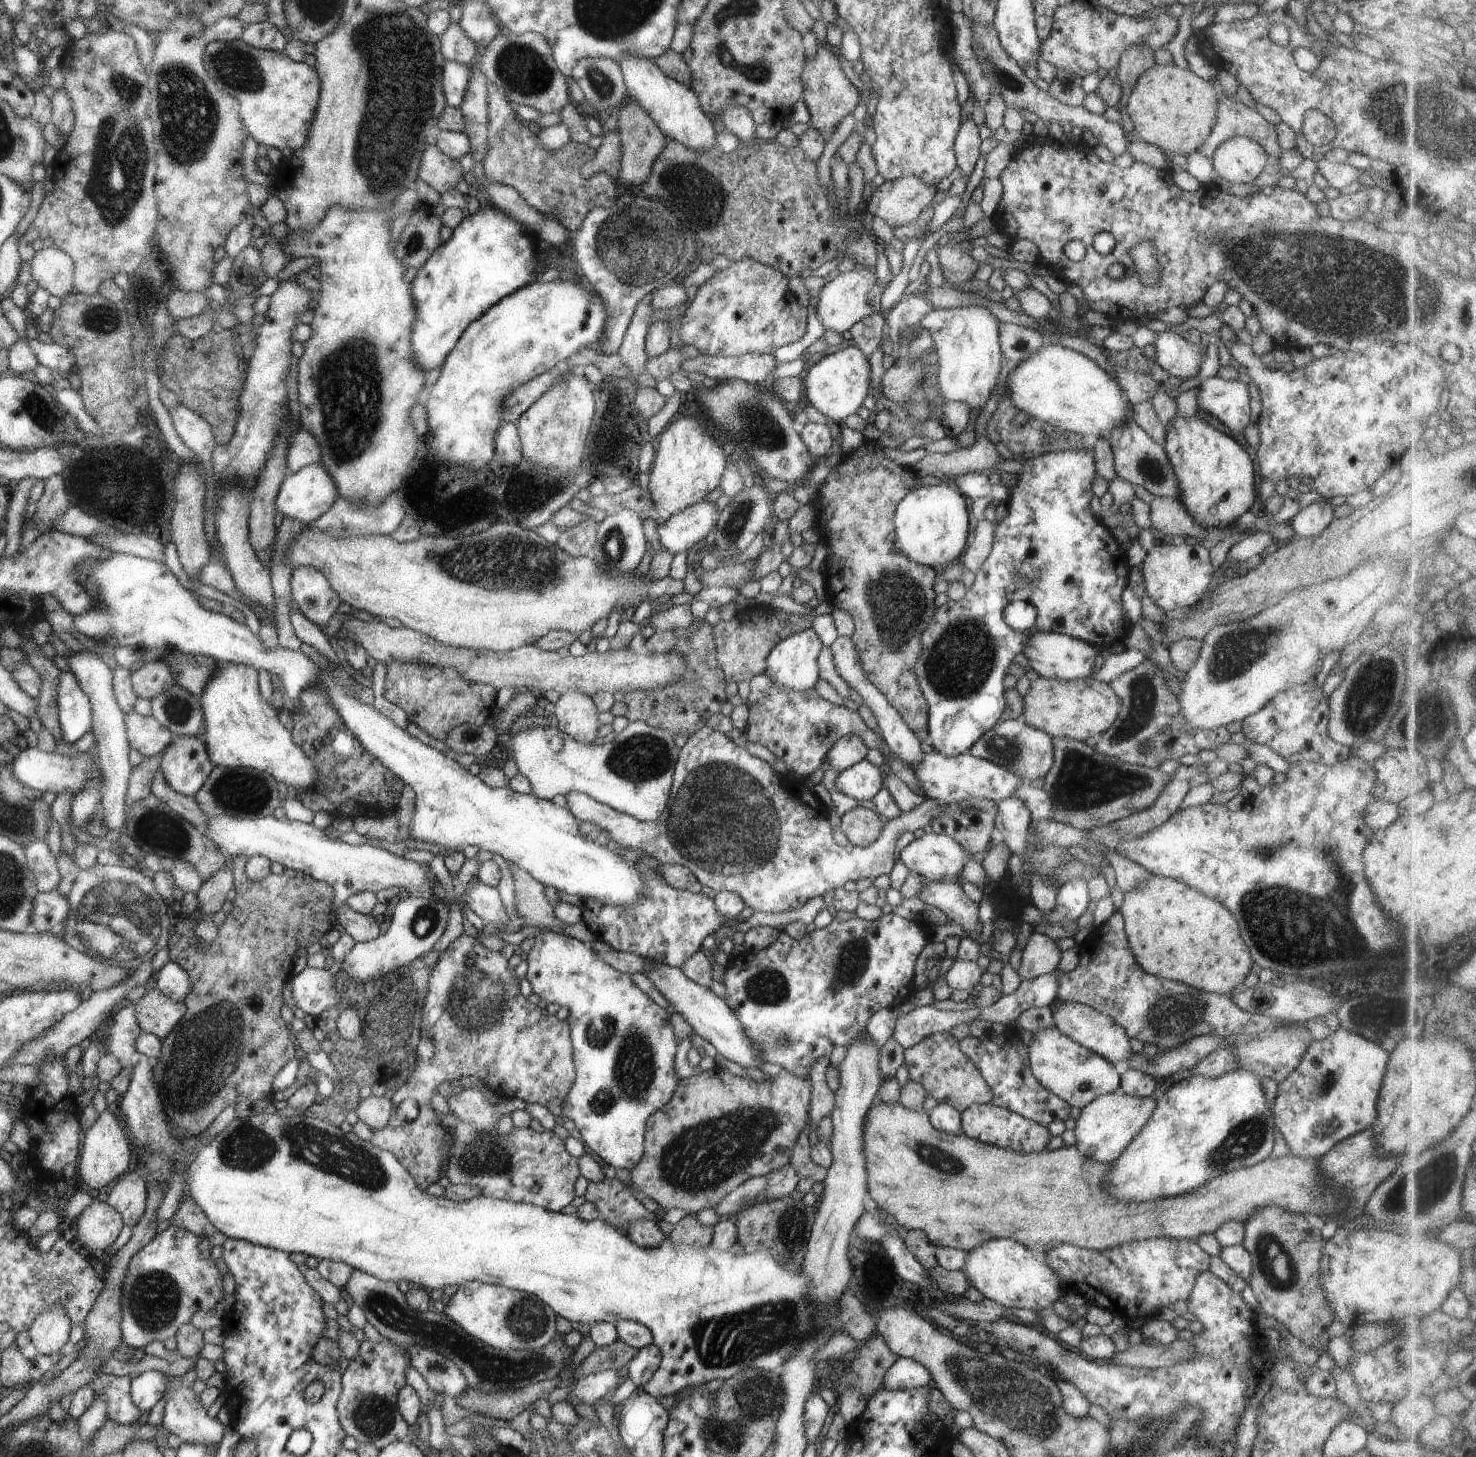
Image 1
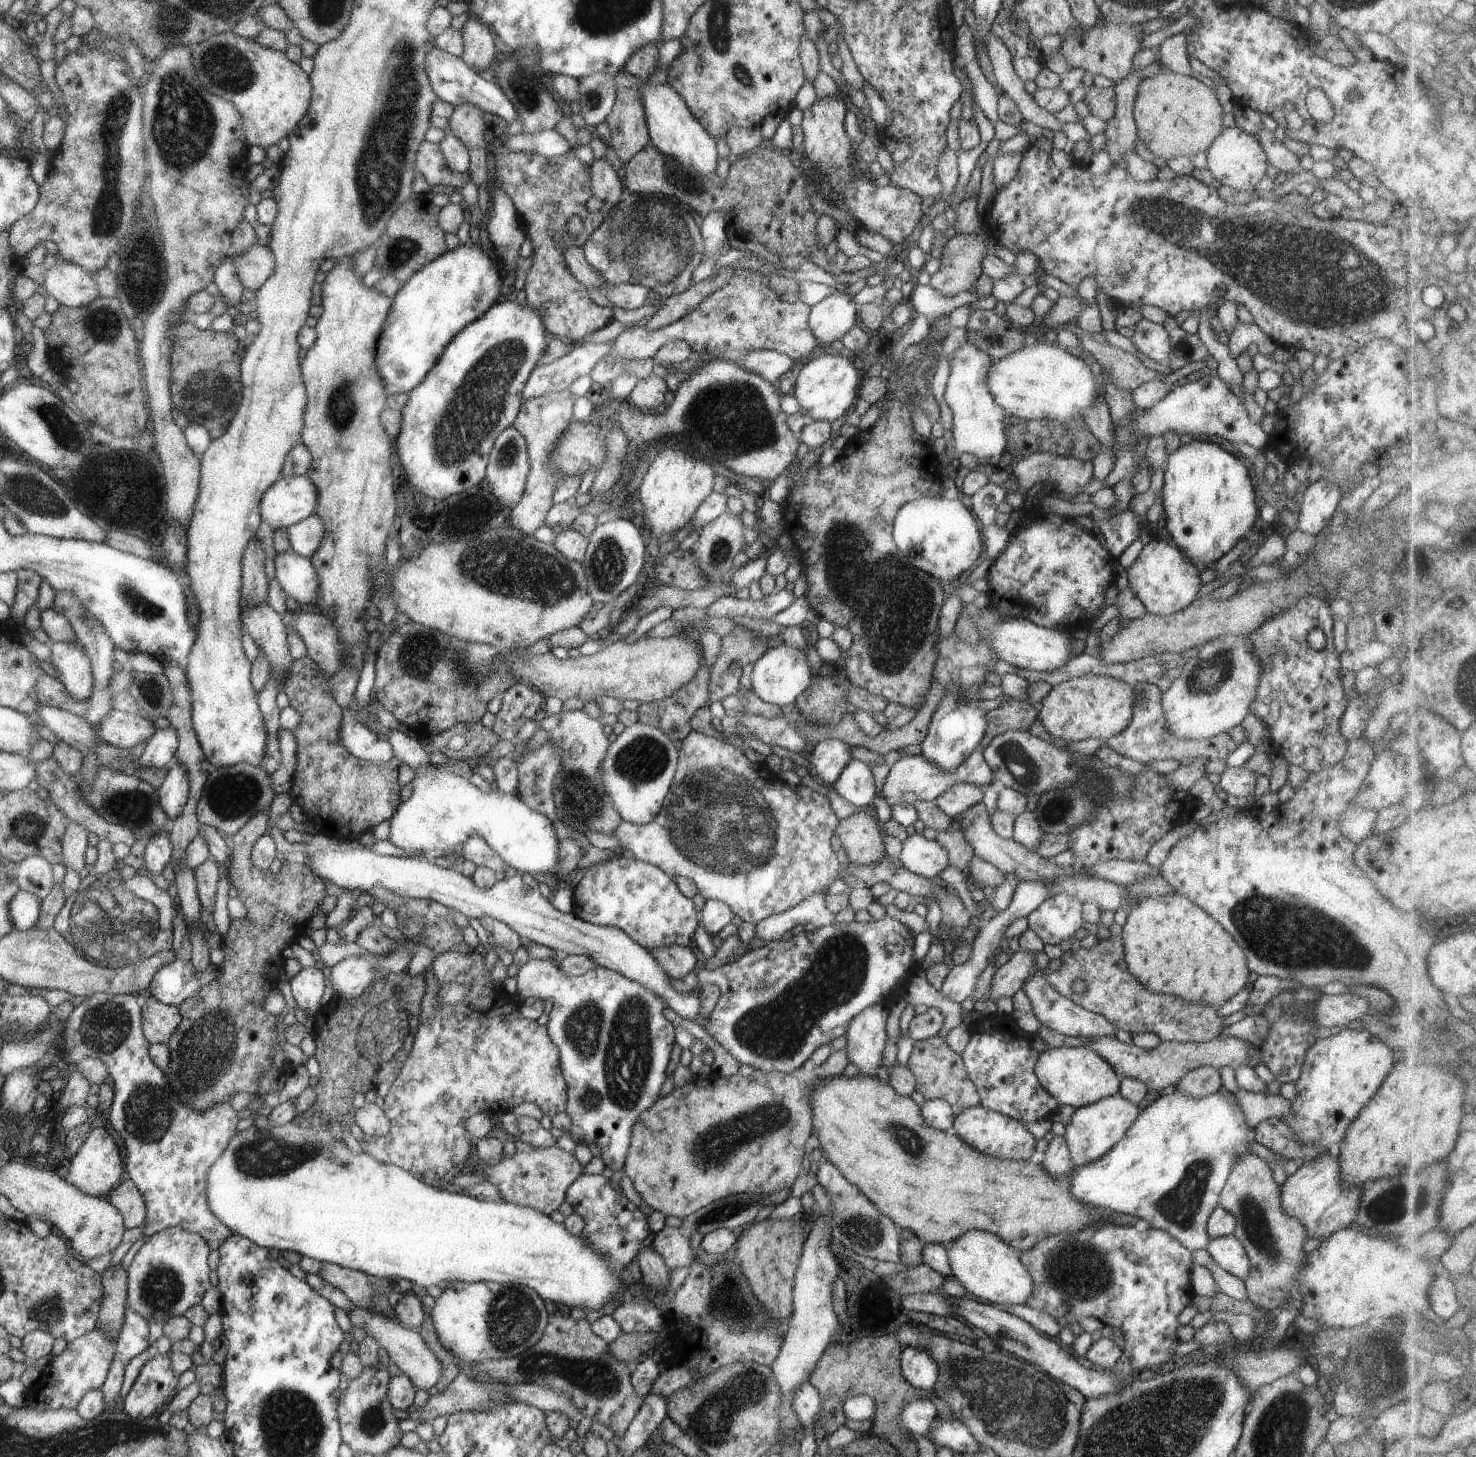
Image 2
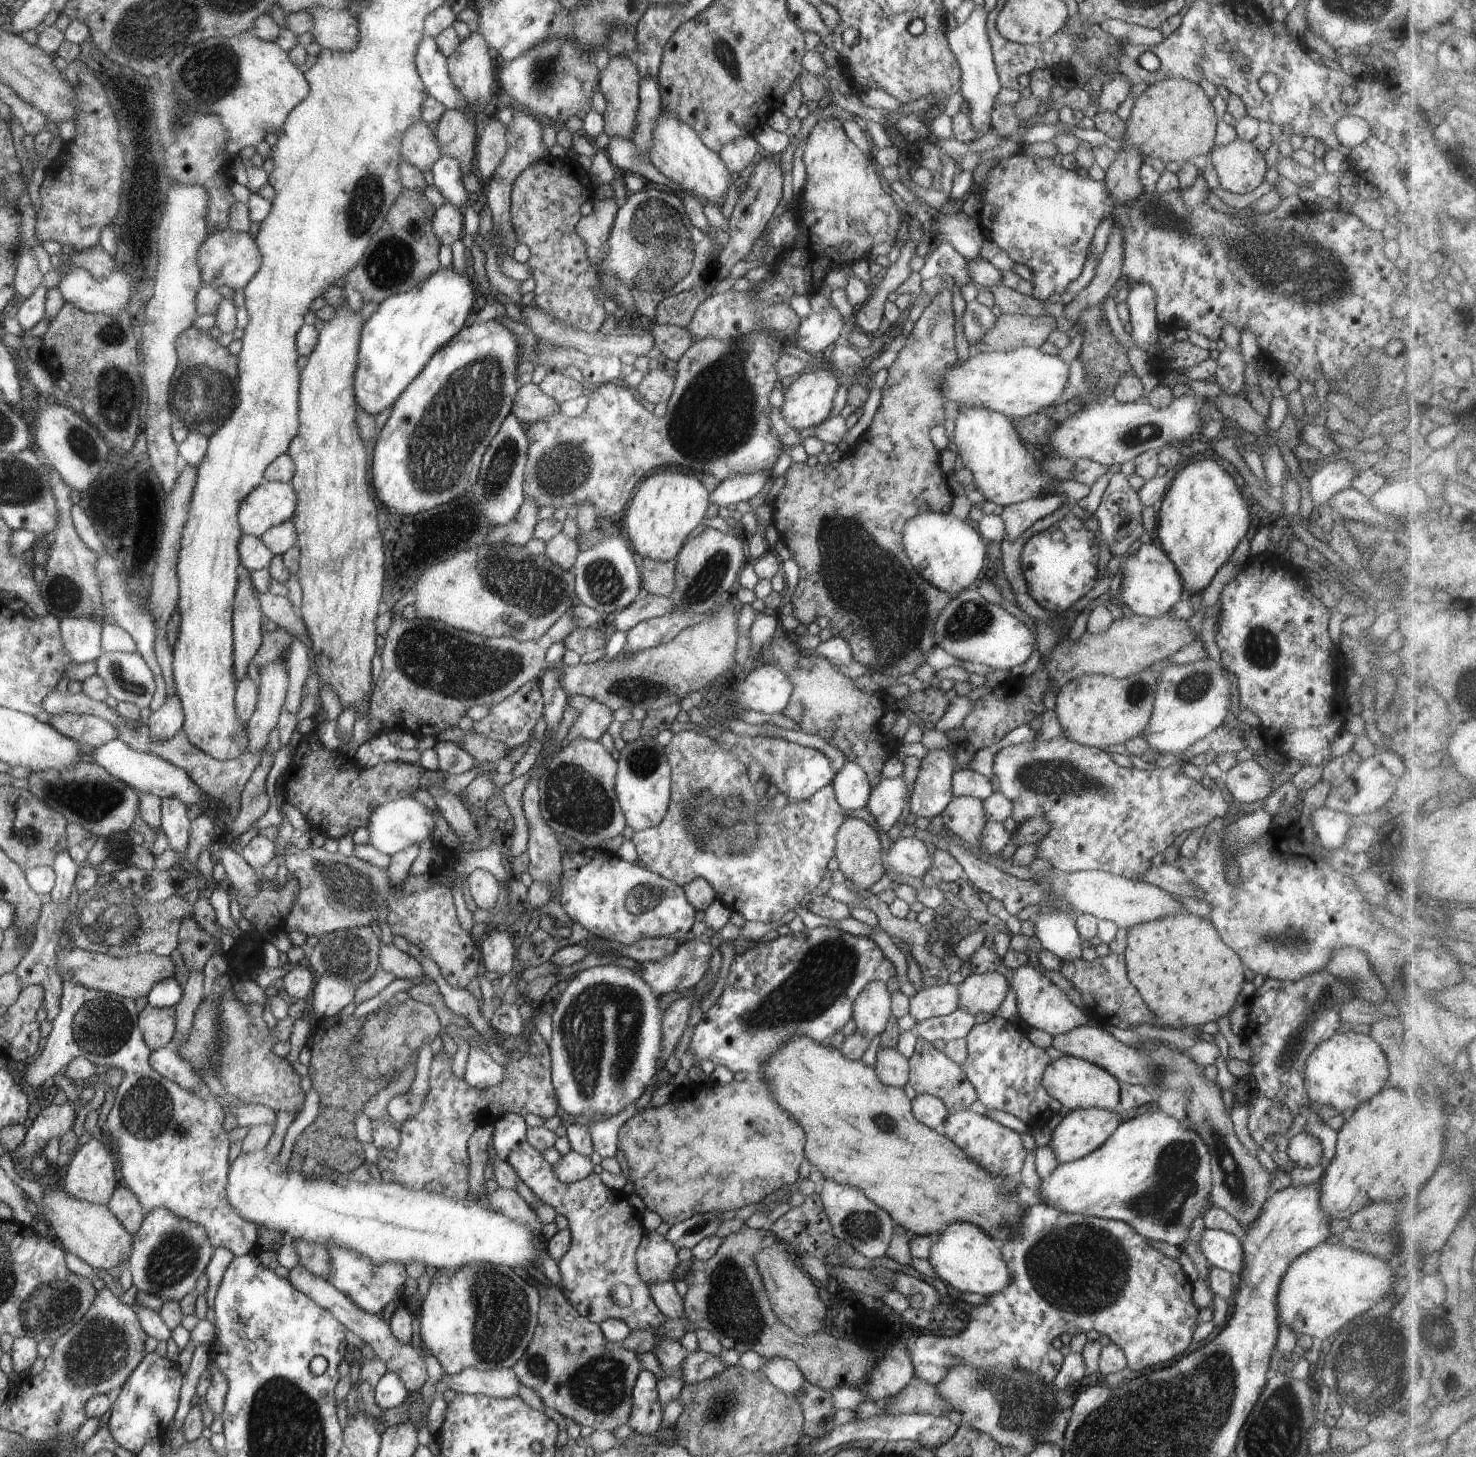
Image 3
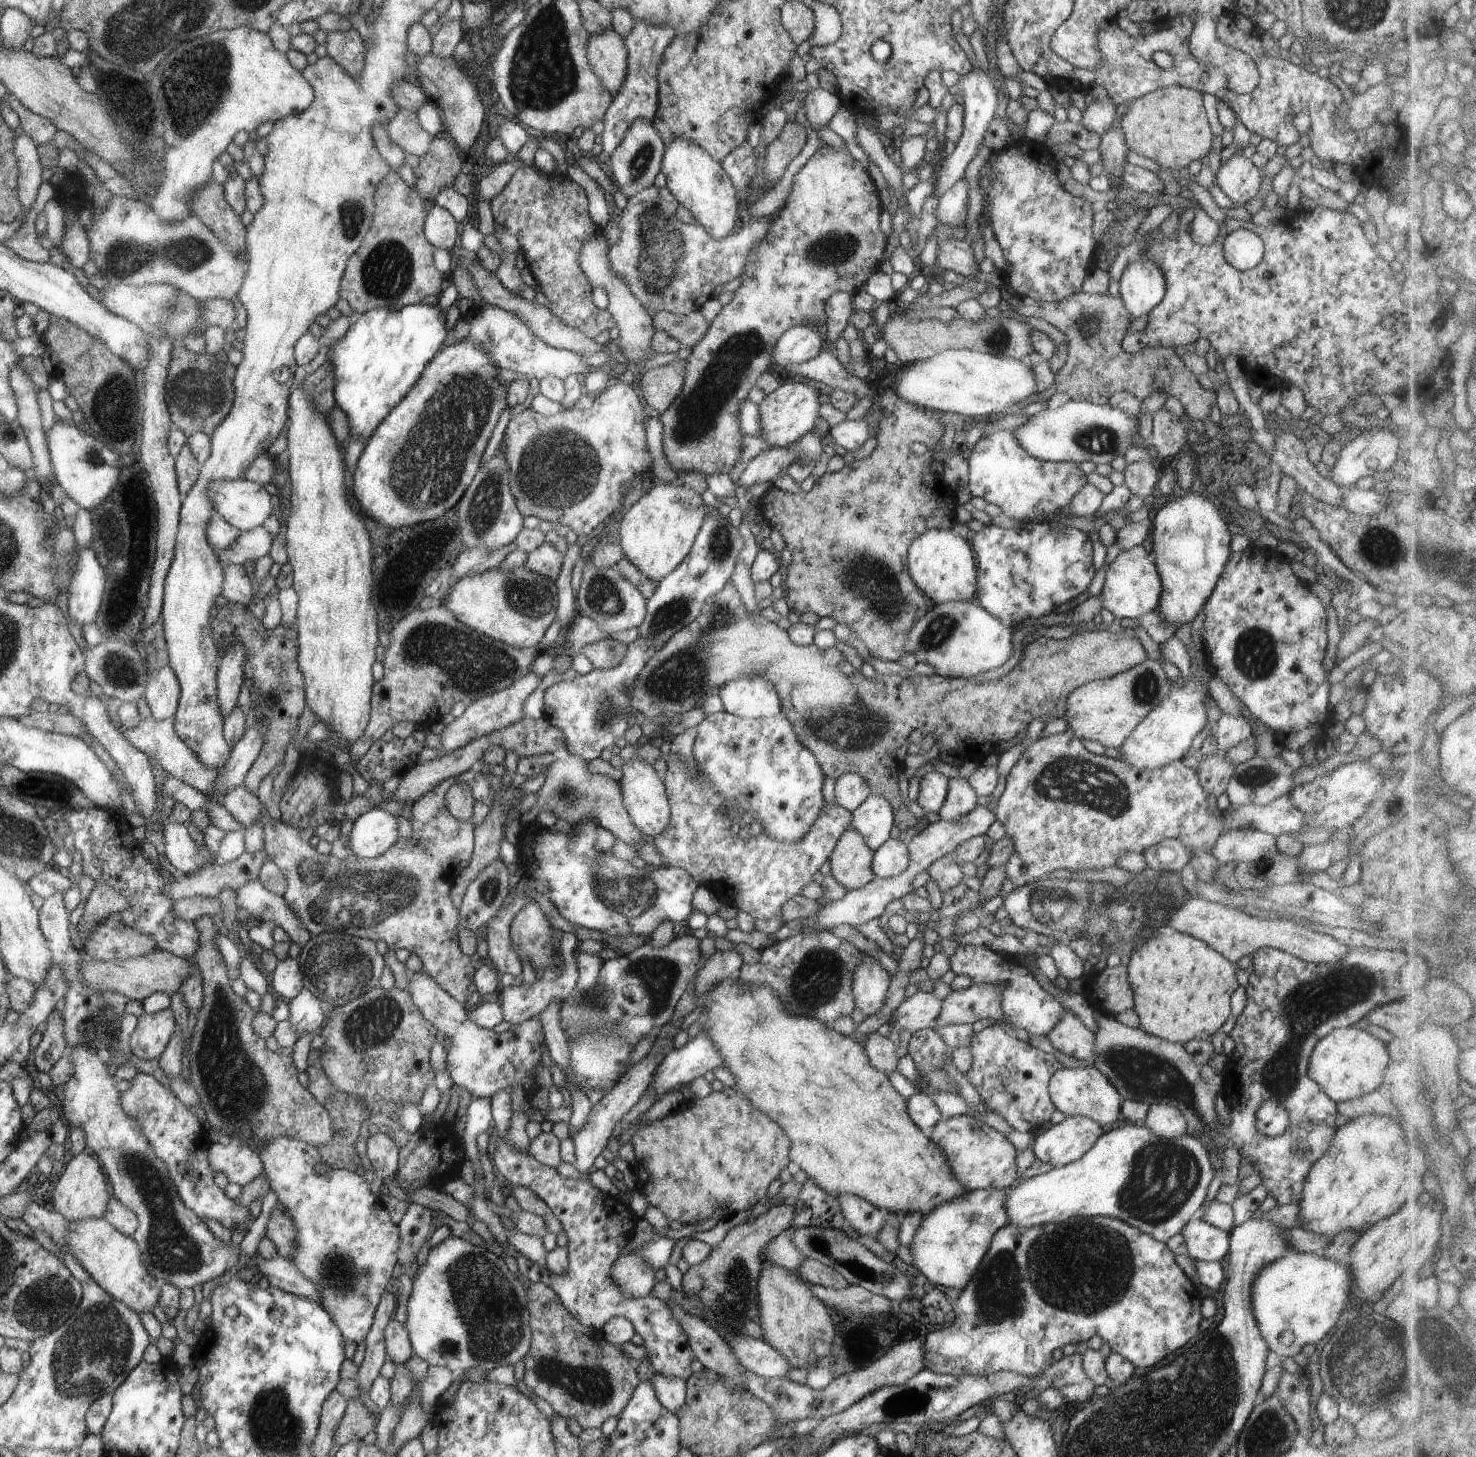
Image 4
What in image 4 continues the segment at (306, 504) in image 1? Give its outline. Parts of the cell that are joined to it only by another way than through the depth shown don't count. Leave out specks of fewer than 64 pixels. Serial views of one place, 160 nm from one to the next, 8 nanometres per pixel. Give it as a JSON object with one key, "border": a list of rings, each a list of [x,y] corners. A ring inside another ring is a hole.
{"border":[[[224,480],[211,486],[215,512],[238,531],[260,527],[273,512],[272,494],[250,480]]]}

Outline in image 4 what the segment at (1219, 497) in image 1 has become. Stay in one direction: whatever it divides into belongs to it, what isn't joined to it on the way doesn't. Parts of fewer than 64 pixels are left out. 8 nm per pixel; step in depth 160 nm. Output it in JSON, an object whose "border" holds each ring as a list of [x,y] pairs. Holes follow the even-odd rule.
{"border":[[[1189,491],[1184,492],[1183,495],[1171,497],[1156,513],[1153,519],[1152,548],[1163,589],[1156,612],[1164,616],[1169,626],[1181,627],[1183,624],[1192,623],[1198,617],[1212,595],[1220,576],[1224,573],[1226,562],[1231,556],[1230,542],[1234,535],[1228,531],[1229,522],[1222,520],[1212,500],[1203,498],[1199,494],[1190,494]]]}

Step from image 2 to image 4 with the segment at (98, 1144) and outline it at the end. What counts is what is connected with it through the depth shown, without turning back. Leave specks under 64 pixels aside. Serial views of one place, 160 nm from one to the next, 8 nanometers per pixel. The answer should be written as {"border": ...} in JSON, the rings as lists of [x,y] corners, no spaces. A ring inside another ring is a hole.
{"border":[[[86,1146],[86,1150],[74,1158],[69,1157],[60,1178],[58,1178],[58,1184],[54,1188],[52,1203],[48,1207],[55,1213],[62,1214],[67,1220],[84,1220],[88,1216],[103,1218],[110,1206],[110,1192],[108,1192],[106,1180],[104,1180],[104,1172],[102,1172],[103,1164],[96,1162],[92,1152],[94,1150],[90,1150]]]}

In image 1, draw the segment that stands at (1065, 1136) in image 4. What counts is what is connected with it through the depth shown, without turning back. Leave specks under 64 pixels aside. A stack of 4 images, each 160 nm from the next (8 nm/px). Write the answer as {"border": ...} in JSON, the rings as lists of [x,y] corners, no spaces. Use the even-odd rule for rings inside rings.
{"border":[[[1120,1089],[1097,1097],[1081,1109],[1080,1116],[1075,1120],[1075,1147],[1083,1157],[1112,1164],[1123,1154],[1135,1136],[1138,1136],[1142,1127],[1151,1118],[1155,1106],[1156,1101],[1152,1097],[1135,1097]]]}

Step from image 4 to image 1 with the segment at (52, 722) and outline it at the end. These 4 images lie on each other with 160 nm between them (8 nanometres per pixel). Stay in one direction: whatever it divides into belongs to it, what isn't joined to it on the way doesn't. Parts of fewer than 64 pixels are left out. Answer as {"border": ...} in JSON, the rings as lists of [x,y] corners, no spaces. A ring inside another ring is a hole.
{"border":[[[134,710],[125,713],[125,729],[129,745],[148,758],[164,751],[174,738],[154,717],[139,715]]]}

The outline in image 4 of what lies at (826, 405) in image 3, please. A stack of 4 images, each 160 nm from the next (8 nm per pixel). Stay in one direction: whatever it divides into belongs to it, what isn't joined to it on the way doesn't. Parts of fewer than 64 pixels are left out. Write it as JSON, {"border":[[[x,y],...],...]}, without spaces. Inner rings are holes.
{"border":[[[790,379],[782,383],[772,394],[766,395],[764,400],[758,404],[760,424],[762,424],[760,440],[774,447],[790,447],[798,443],[798,440],[806,436],[808,432],[812,432],[820,421],[820,416],[818,416],[822,406],[819,401],[820,394],[820,390],[816,388]]]}

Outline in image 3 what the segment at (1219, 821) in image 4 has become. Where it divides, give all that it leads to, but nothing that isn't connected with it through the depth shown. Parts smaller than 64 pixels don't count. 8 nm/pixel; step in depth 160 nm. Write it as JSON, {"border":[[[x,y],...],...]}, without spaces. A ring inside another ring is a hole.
{"border":[[[1064,736],[1051,741],[1026,741],[1006,746],[995,756],[993,772],[1001,794],[1012,804],[1012,819],[1016,825],[1022,825],[1032,818],[1042,818],[1050,826],[1049,833],[1035,845],[1036,855],[1064,873],[1105,871],[1142,881],[1143,875],[1151,868],[1152,858],[1163,854],[1182,832],[1206,827],[1216,817],[1223,818],[1224,824],[1232,820],[1232,810],[1218,789],[1206,789],[1202,783],[1182,774],[1184,759],[1166,768],[1122,768],[1106,751],[1080,745]]]}

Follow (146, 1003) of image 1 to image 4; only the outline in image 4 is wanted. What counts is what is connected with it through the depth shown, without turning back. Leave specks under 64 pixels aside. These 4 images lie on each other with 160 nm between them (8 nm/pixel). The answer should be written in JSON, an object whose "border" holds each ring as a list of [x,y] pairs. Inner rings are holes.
{"border":[[[171,1008],[156,1013],[144,1013],[138,1018],[138,1025],[132,1029],[130,1040],[131,1055],[140,1060],[158,1059],[167,1049],[177,1025]]]}

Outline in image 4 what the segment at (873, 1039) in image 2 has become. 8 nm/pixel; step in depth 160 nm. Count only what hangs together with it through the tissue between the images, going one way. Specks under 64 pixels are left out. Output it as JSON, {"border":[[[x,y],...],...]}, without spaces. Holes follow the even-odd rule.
{"border":[[[864,953],[862,964],[854,970],[852,996],[855,1008],[858,1008],[866,1018],[880,1012],[880,1008],[888,1000],[890,980],[890,974],[879,962]]]}

